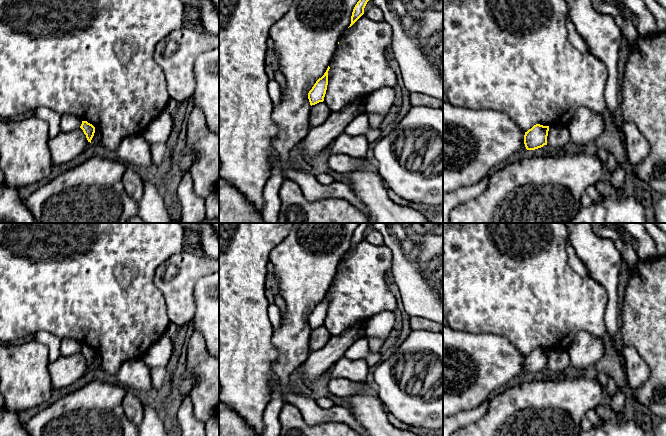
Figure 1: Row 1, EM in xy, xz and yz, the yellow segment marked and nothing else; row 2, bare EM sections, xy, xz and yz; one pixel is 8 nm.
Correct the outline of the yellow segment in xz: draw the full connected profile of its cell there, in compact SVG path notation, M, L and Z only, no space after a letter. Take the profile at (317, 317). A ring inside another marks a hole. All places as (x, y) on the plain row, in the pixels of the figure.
M328 290L324 299L316 305L316 307L308 317L308 323L311 330L324 325L324 321L326 318L327 309L328 309L329 293L330 291Z

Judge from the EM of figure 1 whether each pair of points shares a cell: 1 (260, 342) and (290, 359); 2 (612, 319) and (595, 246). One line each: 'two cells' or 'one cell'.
1: two cells
2: one cell

